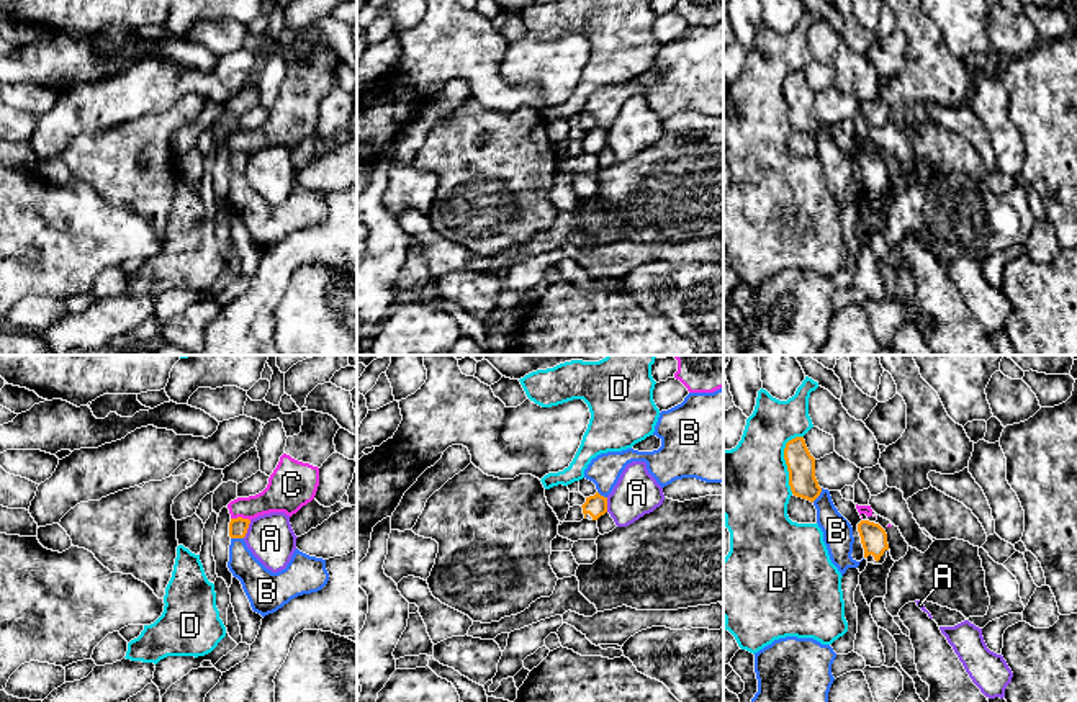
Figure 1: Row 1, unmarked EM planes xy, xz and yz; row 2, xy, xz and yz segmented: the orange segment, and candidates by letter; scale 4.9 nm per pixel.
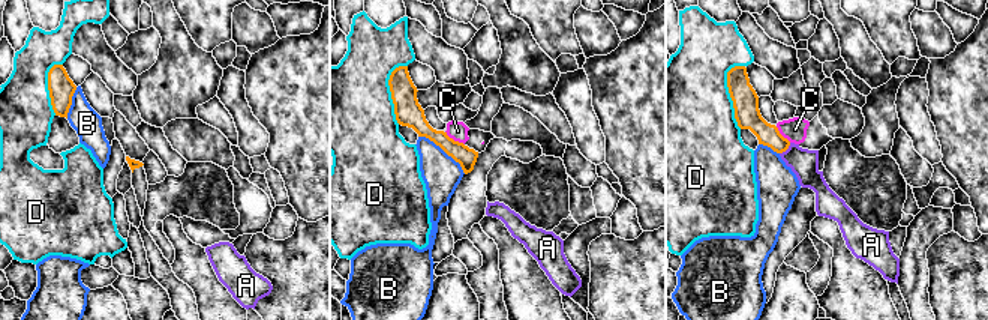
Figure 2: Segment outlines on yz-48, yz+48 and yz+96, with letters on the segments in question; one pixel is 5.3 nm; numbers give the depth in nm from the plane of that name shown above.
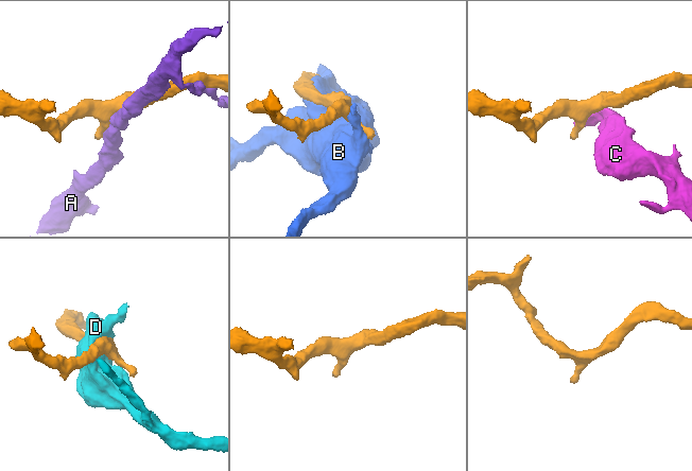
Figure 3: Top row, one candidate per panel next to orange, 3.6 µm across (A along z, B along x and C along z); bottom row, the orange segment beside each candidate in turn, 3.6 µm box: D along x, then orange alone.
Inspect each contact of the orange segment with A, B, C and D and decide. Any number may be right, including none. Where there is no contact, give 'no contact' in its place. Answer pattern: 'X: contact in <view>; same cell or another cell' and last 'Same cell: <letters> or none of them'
A: contact in xy; another cell
B: contact in yz; another cell
C: contact in xy; another cell
D: contact in yz; another cell
Same cell: none of them

